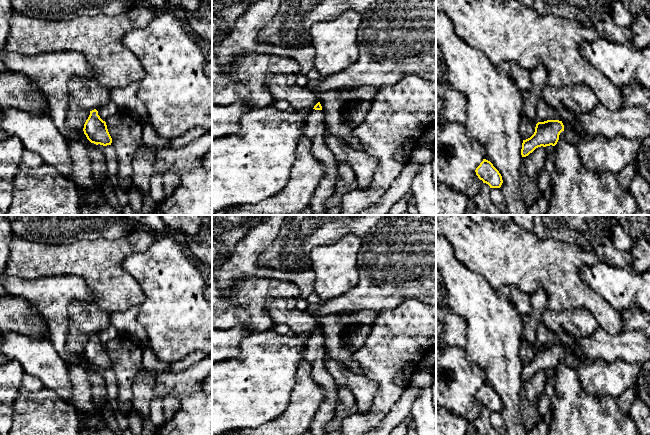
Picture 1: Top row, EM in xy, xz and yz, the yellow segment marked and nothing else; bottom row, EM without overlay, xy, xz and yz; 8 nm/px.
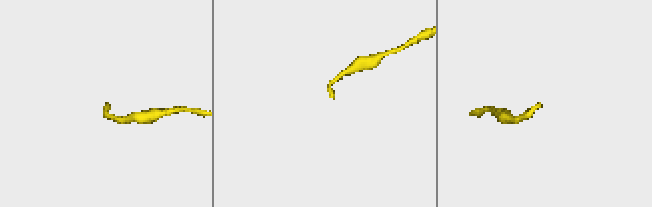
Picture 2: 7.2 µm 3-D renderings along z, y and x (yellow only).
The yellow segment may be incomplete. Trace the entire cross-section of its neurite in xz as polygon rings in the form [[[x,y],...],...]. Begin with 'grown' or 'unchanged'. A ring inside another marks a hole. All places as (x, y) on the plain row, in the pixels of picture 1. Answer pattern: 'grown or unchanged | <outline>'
grown | [[[318,326],[313,333],[308,335],[303,350],[303,359],[311,366],[312,379],[314,382],[326,389],[326,396],[311,422],[309,432],[312,435],[327,435],[325,426],[334,417],[339,388],[332,375],[326,370],[325,339],[320,326]]]

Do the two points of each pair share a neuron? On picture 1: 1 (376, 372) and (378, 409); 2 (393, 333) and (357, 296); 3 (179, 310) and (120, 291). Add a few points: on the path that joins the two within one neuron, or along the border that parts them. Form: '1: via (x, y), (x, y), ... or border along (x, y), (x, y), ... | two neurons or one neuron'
1: via (383, 381), (383, 400) | one neuron
2: border along (401, 301), (396, 306), (386, 308), (380, 312) | two neurons
3: border along (134, 278), (144, 294), (144, 301), (140, 305) | two neurons

